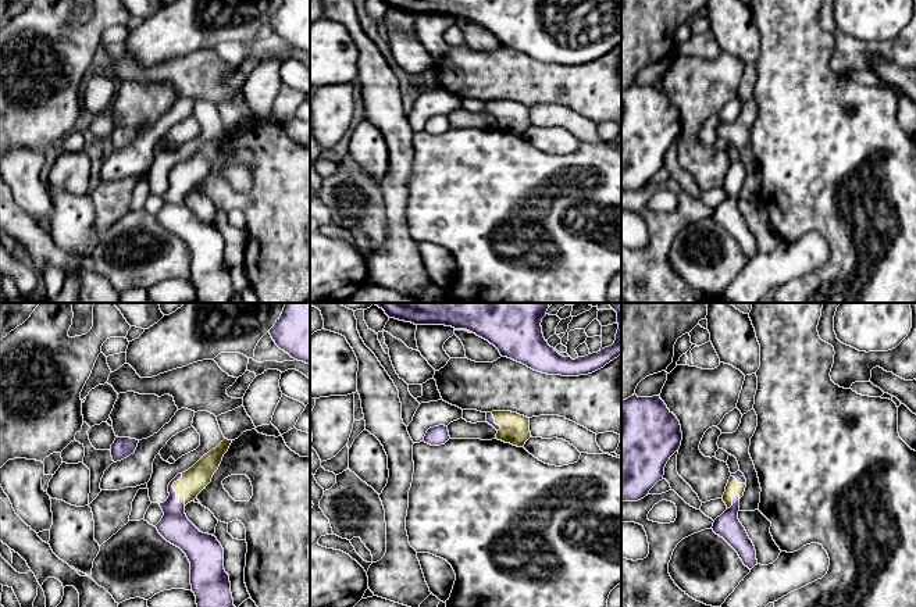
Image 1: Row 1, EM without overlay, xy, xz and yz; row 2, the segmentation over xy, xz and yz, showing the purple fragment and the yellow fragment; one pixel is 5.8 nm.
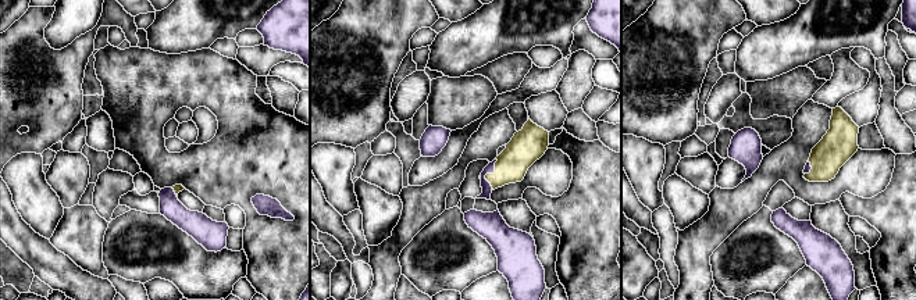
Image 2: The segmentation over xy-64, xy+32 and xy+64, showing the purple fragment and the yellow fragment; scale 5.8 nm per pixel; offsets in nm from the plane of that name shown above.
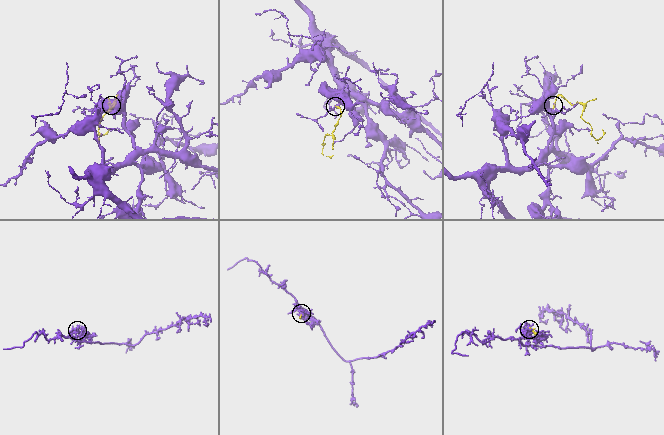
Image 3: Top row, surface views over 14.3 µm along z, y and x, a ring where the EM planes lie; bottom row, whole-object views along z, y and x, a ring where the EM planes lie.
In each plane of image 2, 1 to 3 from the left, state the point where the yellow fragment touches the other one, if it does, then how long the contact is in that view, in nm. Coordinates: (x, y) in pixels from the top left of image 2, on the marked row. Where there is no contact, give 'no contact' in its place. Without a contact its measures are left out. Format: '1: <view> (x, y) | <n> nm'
1: xy-64 (174, 192) | 60 nm
2: xy+32 (489, 172) | 180 nm
3: xy+64 (811, 168) | 90 nm

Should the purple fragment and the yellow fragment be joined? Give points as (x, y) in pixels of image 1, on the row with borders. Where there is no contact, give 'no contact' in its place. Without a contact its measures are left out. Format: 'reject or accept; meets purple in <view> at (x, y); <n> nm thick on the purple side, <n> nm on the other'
accept; meets purple in xy at (175, 492); 180 nm thick on the purple side, 150 nm on the other

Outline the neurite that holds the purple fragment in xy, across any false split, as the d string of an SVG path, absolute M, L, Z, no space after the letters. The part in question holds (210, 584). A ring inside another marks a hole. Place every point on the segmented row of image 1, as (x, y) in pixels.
M224 439L192 468L178 474L168 485L168 499L160 503L164 515L156 528L167 542L186 554L197 607L235 607L221 543L215 536L200 532L185 514L185 506L211 482L231 443Z

